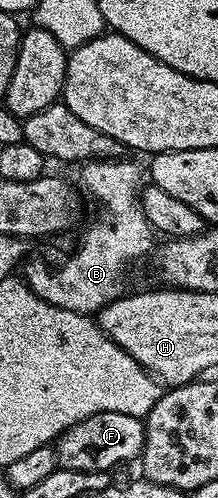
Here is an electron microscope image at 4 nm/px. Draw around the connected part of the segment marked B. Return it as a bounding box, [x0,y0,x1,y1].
[24,158,155,316]

